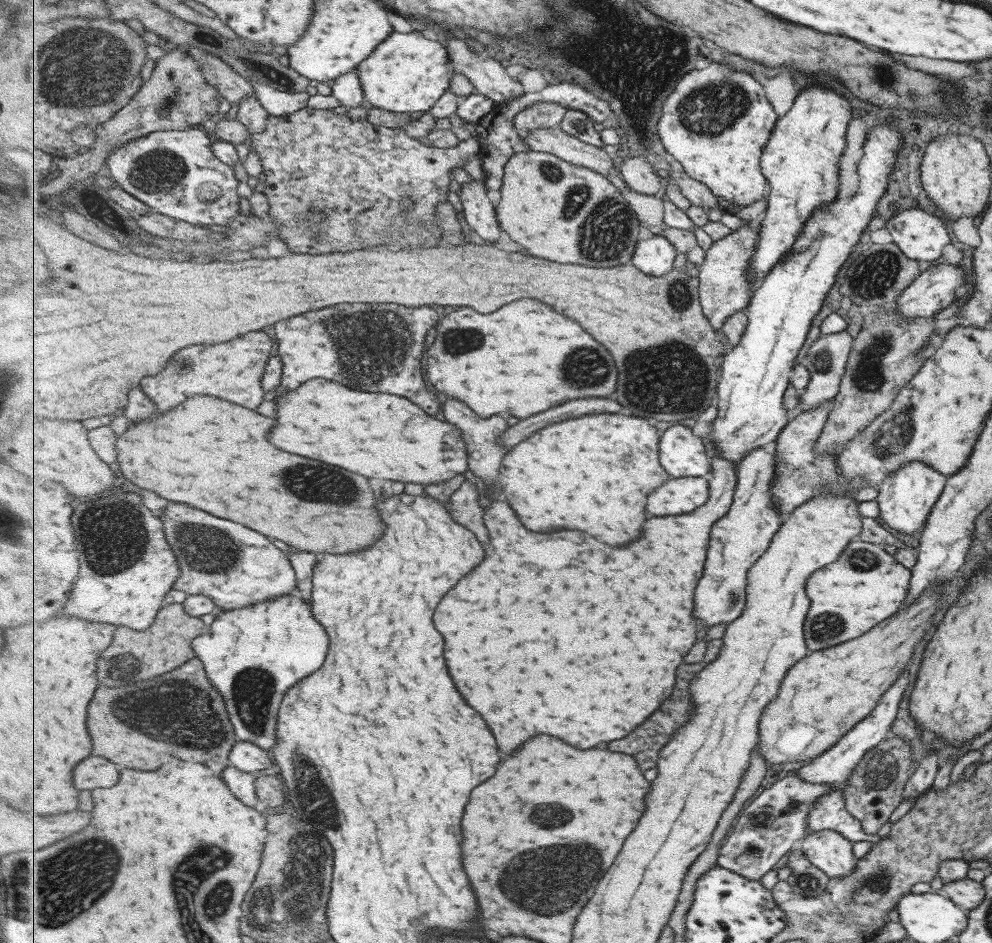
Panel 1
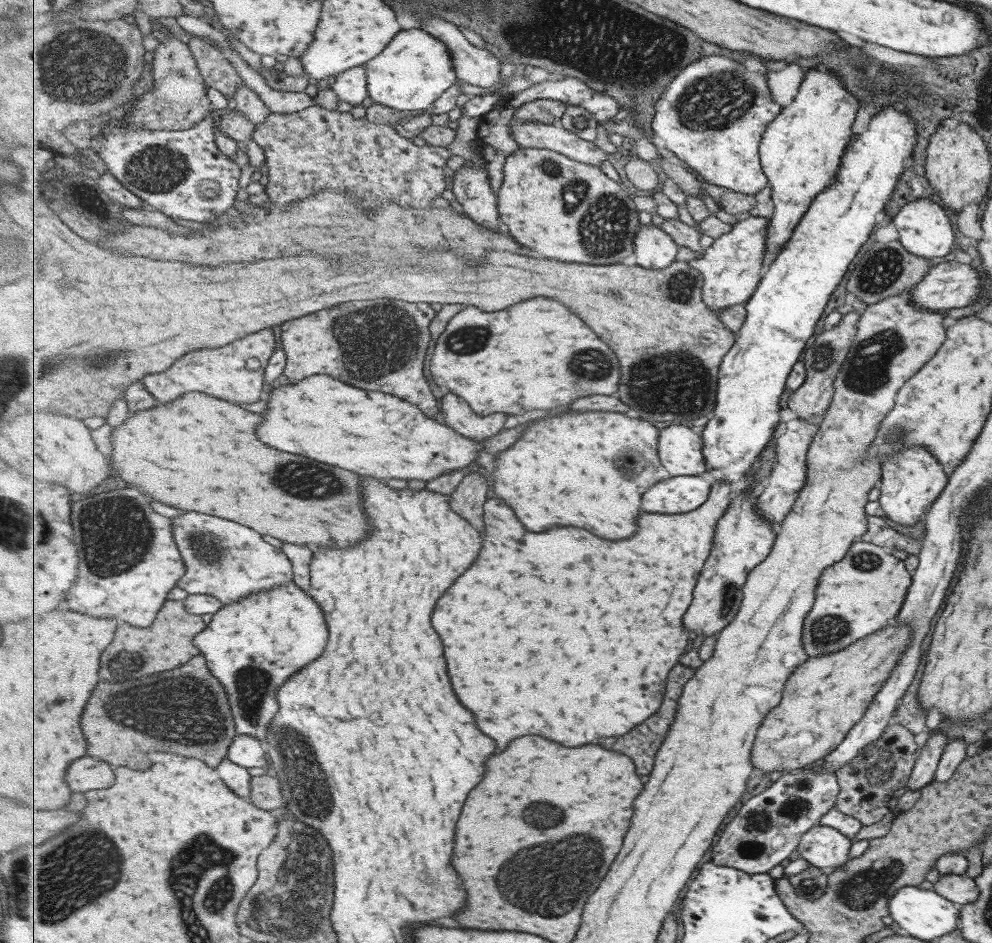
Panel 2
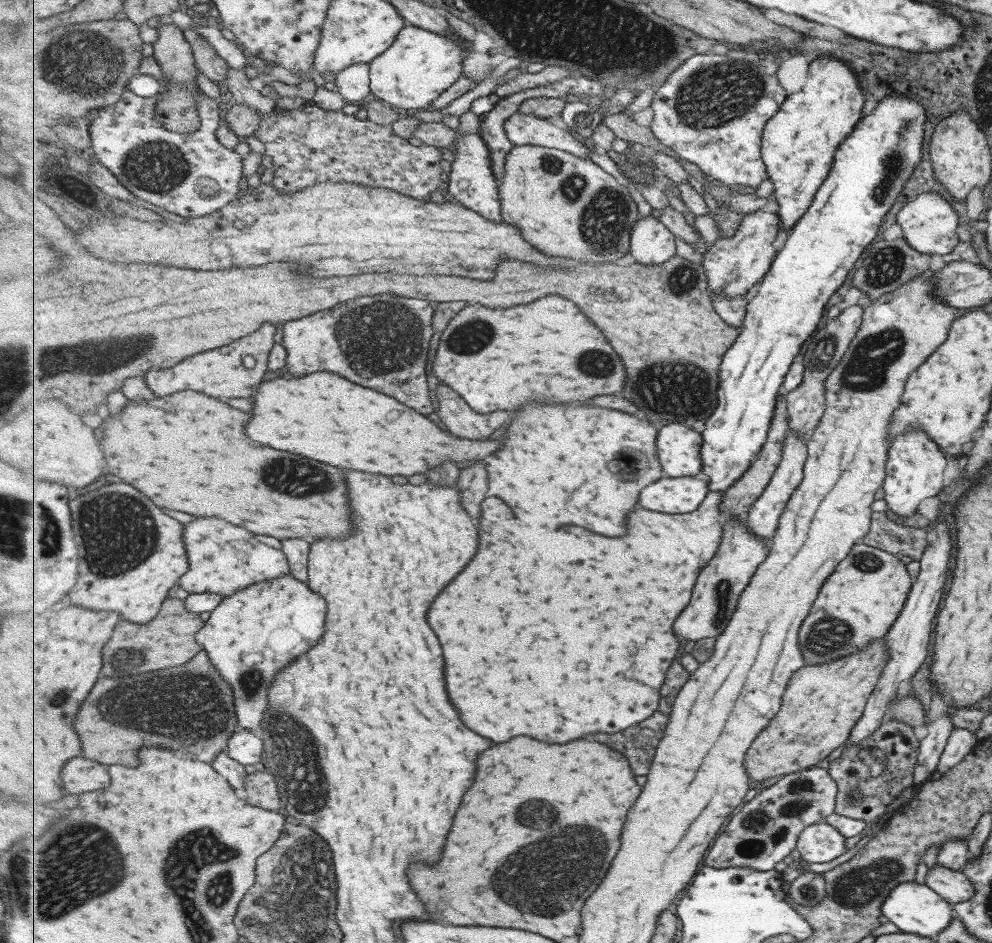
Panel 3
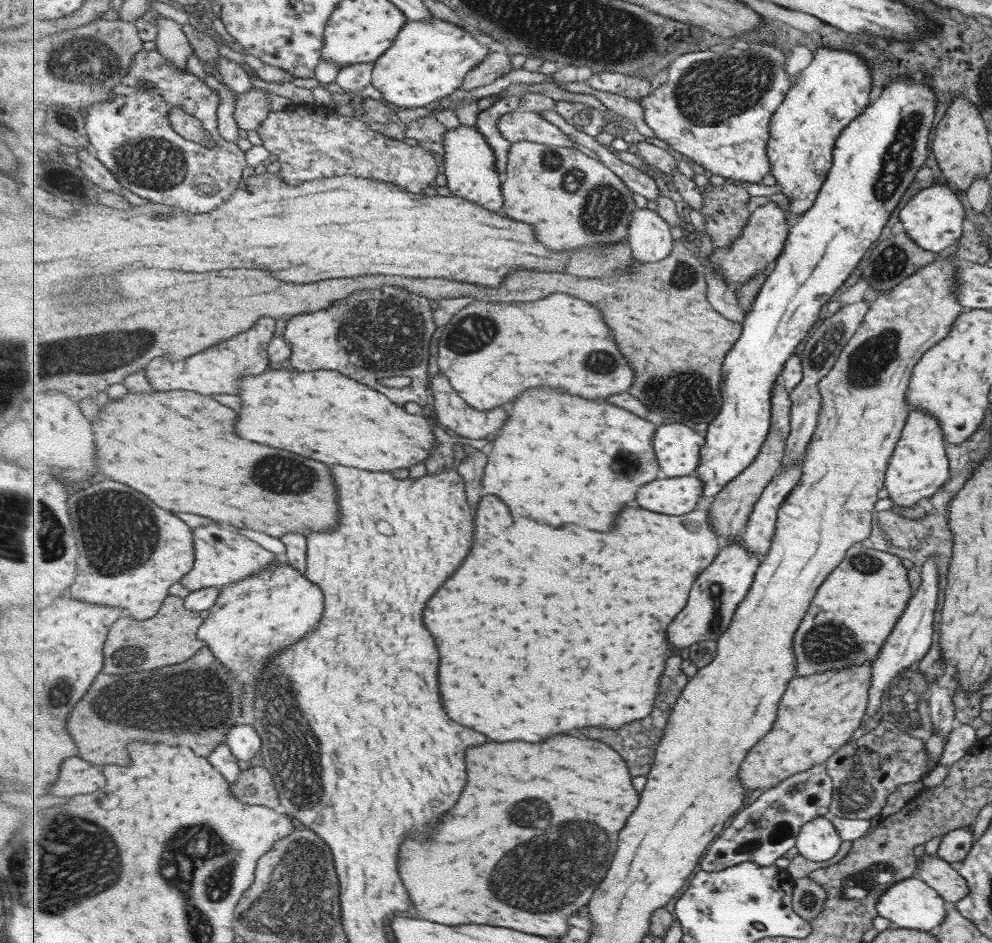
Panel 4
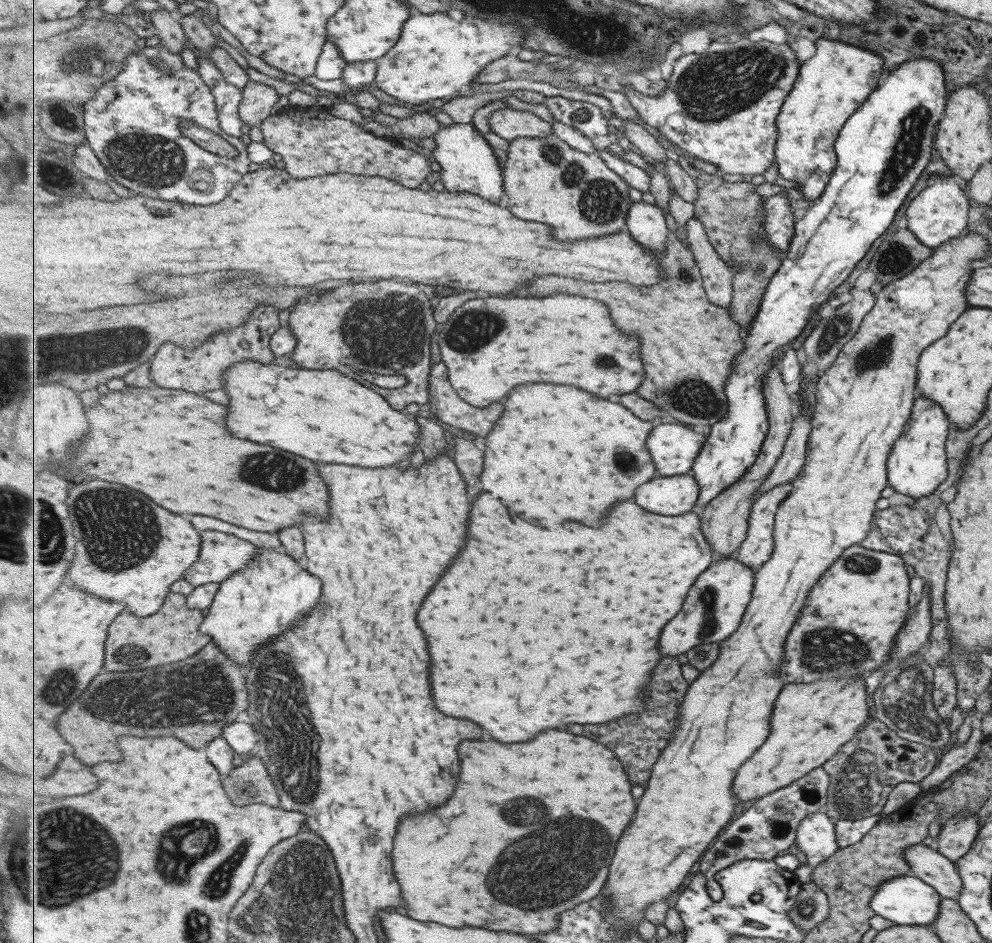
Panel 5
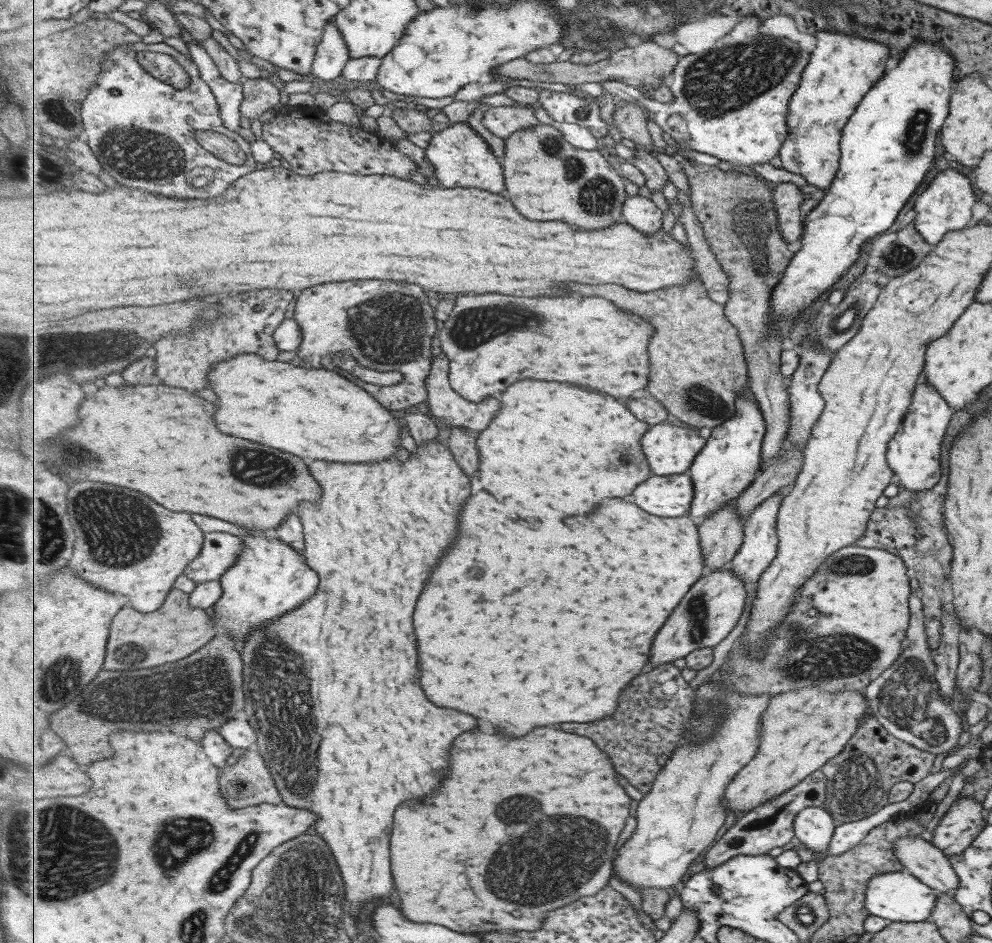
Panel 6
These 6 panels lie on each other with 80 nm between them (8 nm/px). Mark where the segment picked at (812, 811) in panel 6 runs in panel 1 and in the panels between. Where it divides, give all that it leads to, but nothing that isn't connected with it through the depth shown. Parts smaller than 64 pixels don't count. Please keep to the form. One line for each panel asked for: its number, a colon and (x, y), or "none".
1: (829, 852)
2: (824, 848)
3: (819, 843)
4: (817, 841)
5: (815, 836)

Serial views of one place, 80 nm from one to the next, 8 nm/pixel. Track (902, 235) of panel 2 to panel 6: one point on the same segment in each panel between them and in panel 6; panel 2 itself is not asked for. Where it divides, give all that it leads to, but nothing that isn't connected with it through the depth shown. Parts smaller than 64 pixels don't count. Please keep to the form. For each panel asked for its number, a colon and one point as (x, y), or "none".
3: (928, 223)
4: (932, 218)
5: (938, 212)
6: (944, 205)

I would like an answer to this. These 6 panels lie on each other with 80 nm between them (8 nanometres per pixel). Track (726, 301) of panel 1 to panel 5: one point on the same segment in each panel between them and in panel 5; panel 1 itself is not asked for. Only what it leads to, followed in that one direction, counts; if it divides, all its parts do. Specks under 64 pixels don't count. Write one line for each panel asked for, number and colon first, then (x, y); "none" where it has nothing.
2: (733, 266)
3: (735, 266)
4: (764, 239)
5: (779, 225)

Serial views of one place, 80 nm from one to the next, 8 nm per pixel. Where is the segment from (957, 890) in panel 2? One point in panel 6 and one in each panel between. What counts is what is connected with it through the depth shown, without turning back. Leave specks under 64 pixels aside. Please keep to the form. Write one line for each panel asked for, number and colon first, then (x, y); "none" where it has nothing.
3: (952, 886)
4: (941, 877)
5: (926, 864)
6: (920, 859)

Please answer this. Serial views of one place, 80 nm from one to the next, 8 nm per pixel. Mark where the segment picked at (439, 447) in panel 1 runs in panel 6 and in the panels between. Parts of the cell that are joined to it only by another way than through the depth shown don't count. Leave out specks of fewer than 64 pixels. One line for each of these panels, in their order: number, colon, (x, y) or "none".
2: (373, 433)
3: (323, 416)
4: (323, 415)
5: (322, 415)
6: (318, 414)

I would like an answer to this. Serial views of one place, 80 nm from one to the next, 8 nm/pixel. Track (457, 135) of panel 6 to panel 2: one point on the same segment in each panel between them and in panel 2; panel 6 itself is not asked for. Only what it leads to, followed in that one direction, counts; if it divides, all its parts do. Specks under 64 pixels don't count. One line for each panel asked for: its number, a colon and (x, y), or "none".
2: (472, 187)
3: (471, 179)
4: (470, 167)
5: (467, 162)

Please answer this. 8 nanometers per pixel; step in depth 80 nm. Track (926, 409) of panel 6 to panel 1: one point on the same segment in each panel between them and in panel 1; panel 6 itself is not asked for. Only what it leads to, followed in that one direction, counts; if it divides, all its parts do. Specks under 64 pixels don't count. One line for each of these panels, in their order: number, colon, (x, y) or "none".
1: (905, 496)
2: (911, 479)
3: (914, 468)
4: (917, 467)
5: (915, 466)

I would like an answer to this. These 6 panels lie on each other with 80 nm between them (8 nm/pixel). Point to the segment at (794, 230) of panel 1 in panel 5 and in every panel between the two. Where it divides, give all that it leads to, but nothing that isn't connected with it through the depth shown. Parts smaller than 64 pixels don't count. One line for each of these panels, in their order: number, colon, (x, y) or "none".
2: (801, 151)
3: (798, 147)
4: (832, 90)
5: (837, 78)

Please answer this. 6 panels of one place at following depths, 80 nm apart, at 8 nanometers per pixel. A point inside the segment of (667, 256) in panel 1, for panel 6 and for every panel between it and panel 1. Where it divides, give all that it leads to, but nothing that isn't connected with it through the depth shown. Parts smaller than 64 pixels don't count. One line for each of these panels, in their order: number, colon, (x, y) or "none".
2: (654, 248)
3: (652, 242)
4: (650, 236)
5: (647, 223)
6: (641, 212)

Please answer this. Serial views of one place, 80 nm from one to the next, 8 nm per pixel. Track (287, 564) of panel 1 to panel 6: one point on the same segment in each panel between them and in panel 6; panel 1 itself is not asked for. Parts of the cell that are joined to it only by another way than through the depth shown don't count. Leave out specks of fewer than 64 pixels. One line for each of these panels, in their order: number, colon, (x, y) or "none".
2: (223, 559)
3: (224, 559)
4: (223, 557)
5: (223, 554)
6: (220, 552)

